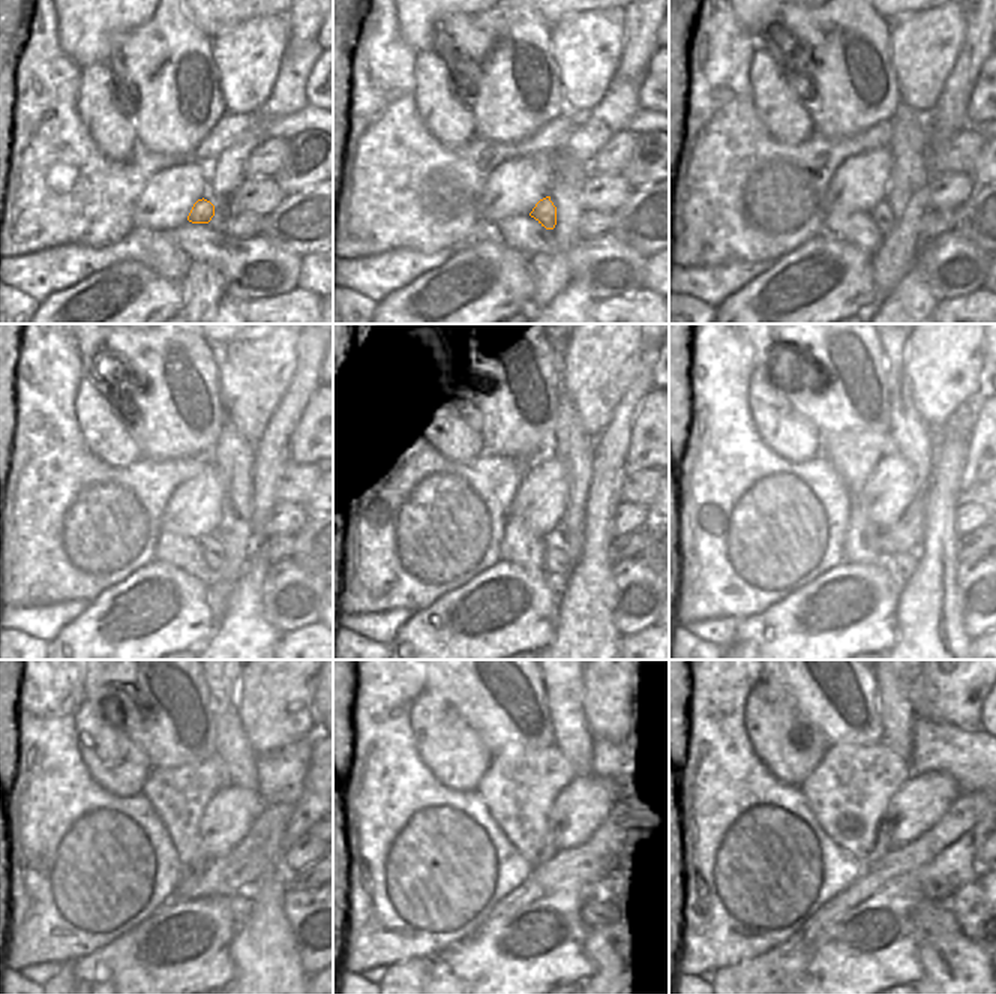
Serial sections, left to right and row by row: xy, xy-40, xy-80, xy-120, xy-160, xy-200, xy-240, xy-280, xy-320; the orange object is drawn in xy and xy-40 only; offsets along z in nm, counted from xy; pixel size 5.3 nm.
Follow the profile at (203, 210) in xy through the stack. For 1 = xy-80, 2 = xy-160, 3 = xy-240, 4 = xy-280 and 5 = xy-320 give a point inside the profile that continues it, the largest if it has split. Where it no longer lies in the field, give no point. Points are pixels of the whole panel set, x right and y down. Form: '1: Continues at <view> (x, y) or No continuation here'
1: Continues at xy-80 (881, 215)
2: Continues at xy-160 (558, 565)
3: Continues at xy-240 (240, 903)
4: Continues at xy-280 (594, 912)
5: Continues at xy-320 (929, 918).

